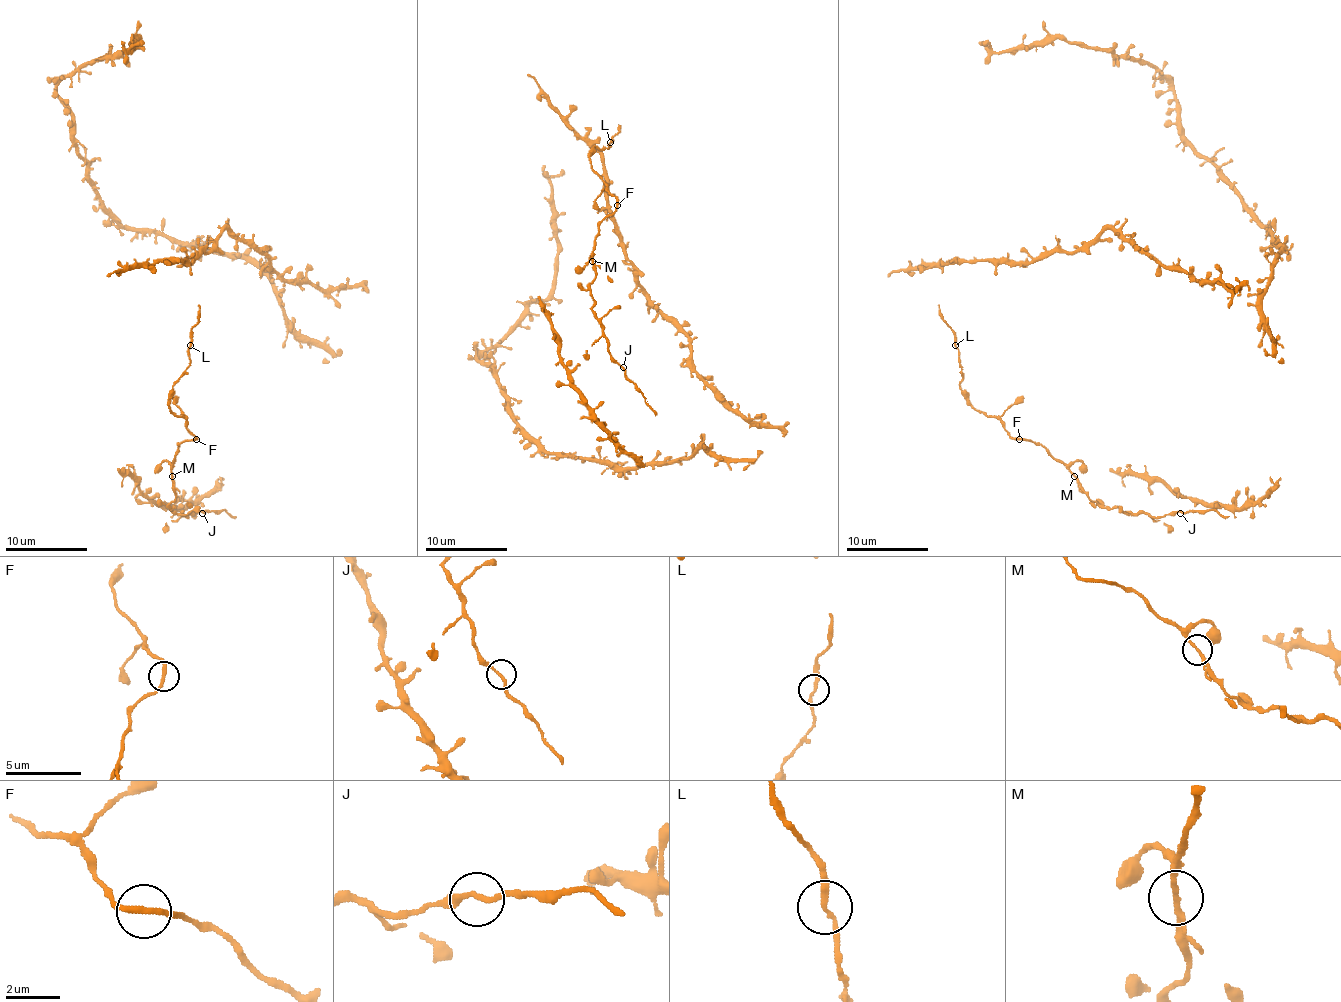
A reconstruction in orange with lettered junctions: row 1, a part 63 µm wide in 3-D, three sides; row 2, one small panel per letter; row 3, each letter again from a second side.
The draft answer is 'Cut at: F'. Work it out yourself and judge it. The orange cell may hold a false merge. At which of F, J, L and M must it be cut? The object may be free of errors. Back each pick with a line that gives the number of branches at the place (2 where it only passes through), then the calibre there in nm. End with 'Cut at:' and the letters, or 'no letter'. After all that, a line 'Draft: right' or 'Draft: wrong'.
Cut at: no letter
Draft: wrong

